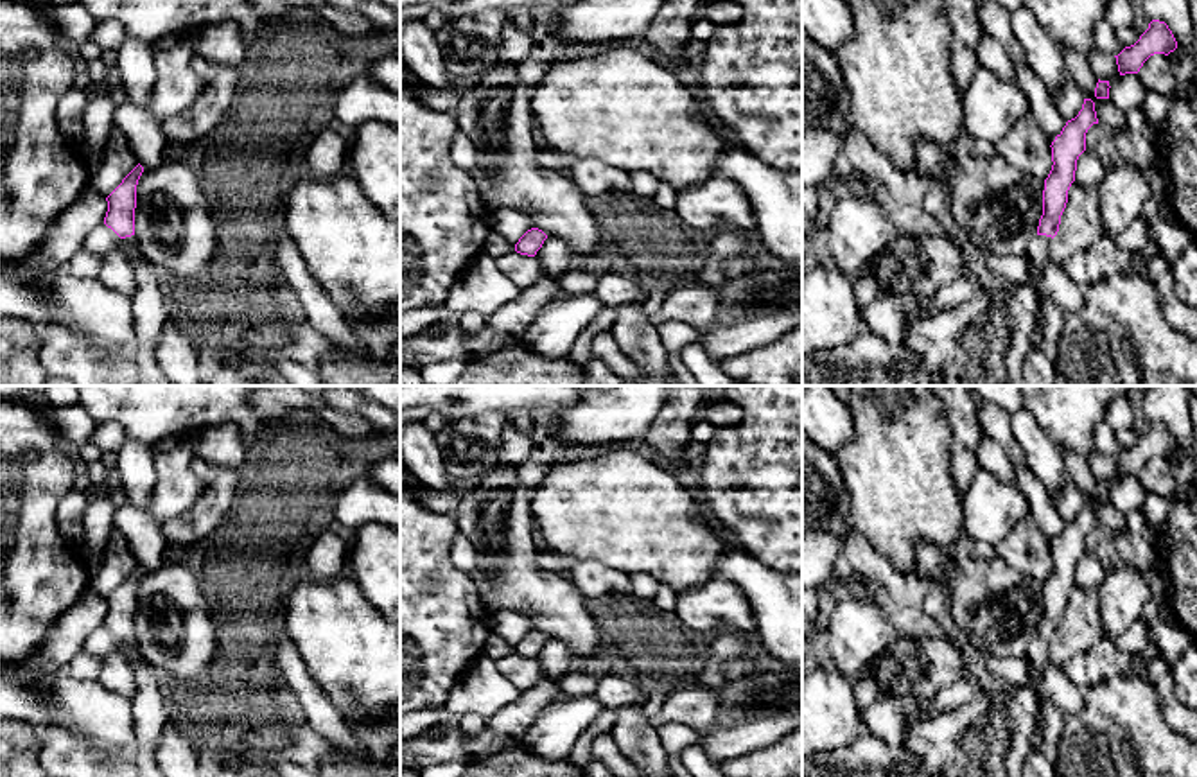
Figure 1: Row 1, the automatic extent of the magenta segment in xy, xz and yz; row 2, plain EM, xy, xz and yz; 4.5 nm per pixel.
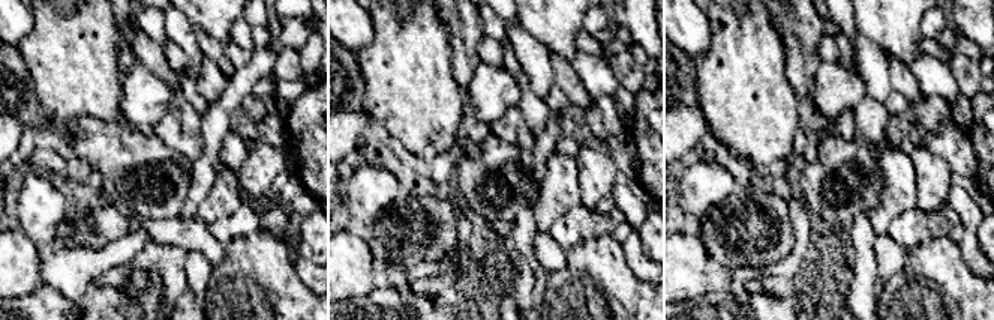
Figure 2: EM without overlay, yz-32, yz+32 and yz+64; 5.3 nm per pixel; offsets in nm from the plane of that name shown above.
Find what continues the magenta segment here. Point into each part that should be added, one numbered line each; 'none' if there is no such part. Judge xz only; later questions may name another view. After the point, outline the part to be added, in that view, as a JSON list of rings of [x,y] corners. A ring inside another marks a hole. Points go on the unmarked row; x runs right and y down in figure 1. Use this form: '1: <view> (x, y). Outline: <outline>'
none

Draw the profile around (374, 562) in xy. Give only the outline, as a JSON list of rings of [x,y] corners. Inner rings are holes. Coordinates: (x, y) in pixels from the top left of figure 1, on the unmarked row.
[[[370,522],[346,535],[348,572],[364,598],[400,626],[400,529]]]

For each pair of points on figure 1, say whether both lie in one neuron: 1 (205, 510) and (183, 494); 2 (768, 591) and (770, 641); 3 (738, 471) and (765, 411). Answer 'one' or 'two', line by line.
1: two
2: one
3: one

